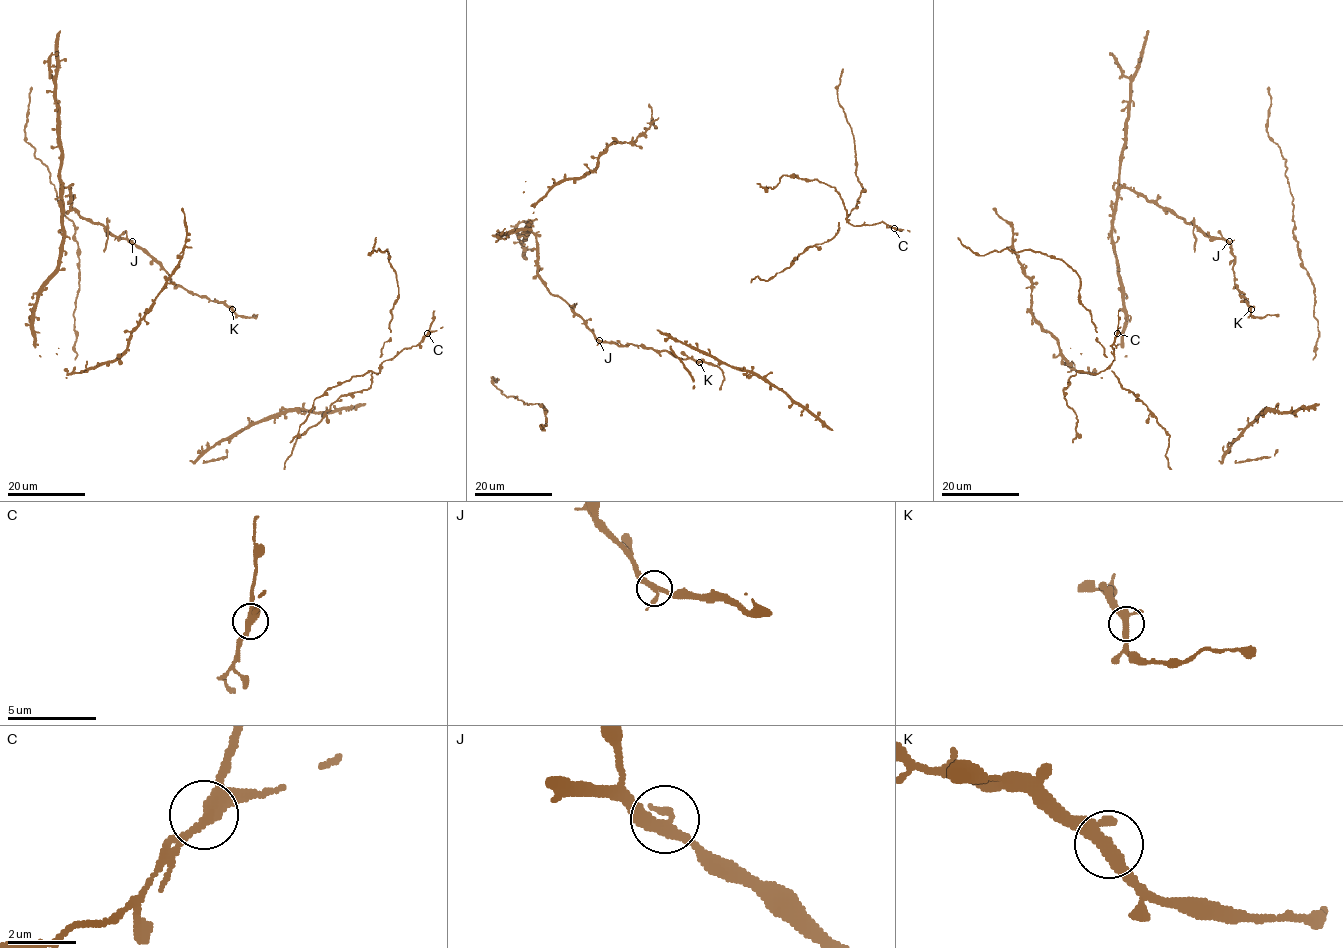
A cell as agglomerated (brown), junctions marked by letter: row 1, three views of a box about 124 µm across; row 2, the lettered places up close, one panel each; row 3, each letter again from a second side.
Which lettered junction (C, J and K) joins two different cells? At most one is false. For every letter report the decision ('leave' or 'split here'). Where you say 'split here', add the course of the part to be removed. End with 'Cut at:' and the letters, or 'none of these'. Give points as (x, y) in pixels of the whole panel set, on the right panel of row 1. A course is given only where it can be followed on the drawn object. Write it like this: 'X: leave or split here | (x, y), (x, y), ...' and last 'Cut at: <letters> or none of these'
C: split here | (1117, 333), (1119, 311)
J: leave
K: leave
Cut at: C

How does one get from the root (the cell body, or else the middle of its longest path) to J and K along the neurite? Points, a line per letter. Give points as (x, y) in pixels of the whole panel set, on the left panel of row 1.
J: (208, 299), (176, 286), (149, 255), (132, 241)
K: (208, 299), (224, 302), (232, 309)

